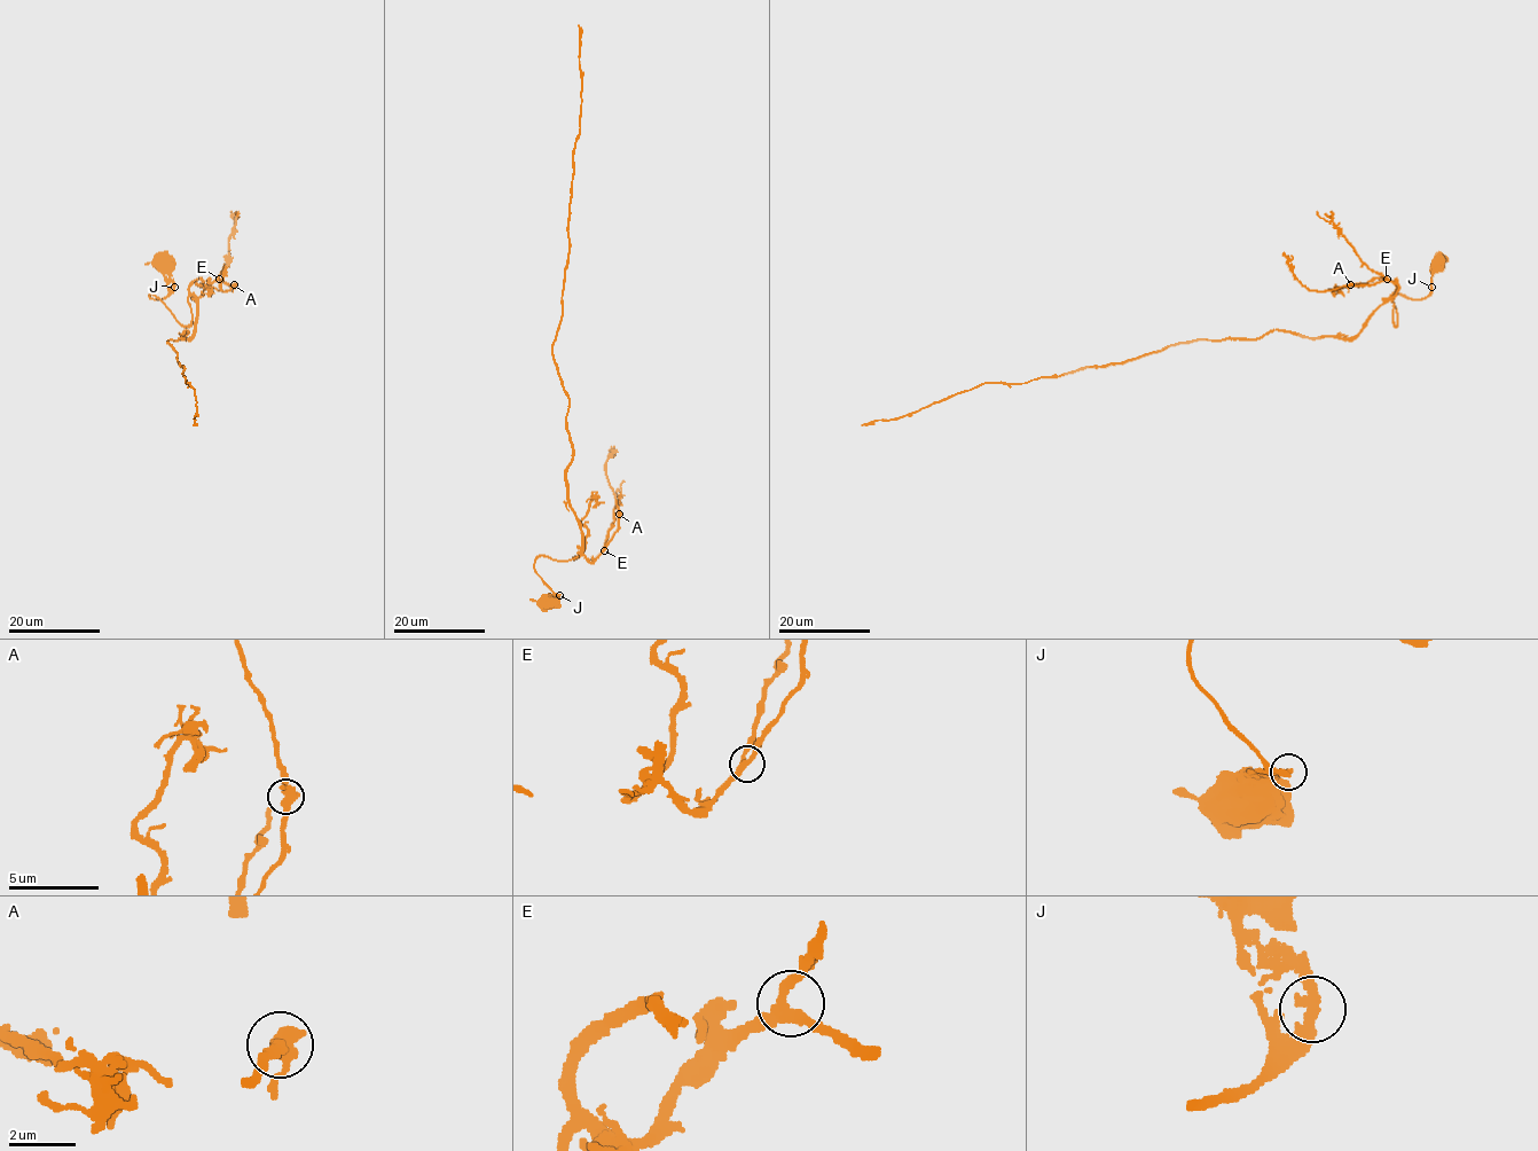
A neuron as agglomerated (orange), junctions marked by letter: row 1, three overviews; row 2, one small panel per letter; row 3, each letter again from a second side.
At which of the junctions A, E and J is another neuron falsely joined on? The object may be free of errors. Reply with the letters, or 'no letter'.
no letter

